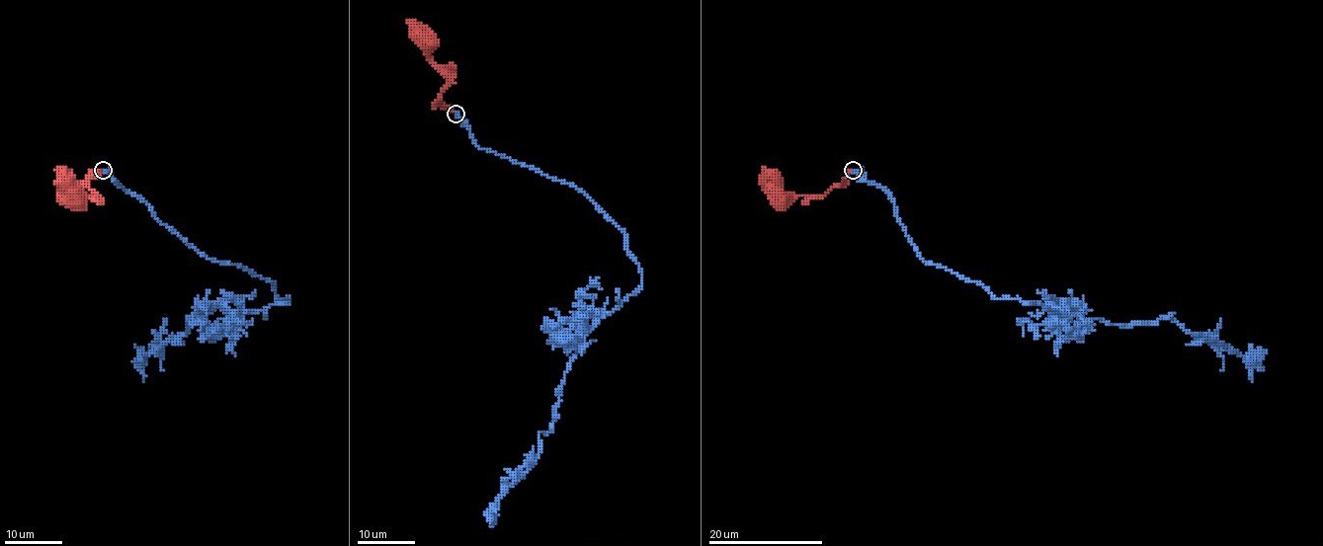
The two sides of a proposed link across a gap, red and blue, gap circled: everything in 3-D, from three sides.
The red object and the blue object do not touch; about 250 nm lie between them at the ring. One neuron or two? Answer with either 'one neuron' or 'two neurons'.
two neurons

